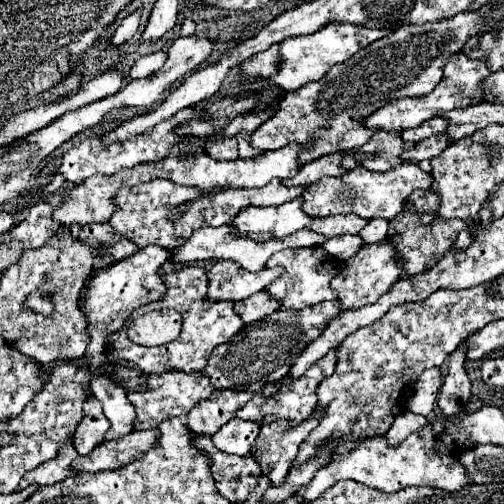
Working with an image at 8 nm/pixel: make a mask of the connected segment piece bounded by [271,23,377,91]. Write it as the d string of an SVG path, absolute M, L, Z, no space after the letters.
M331 23L313 35L289 37L289 39L281 41L281 51L279 51L281 53L281 69L277 75L271 77L271 81L285 91L295 91L295 89L303 87L305 83L319 81L335 63L347 61L359 49L367 47L375 39L377 39L377 29L353 27L349 23Z

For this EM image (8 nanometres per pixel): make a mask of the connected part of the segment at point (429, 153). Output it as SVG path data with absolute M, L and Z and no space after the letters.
M435 135L431 139L423 139L419 143L415 143L411 149L407 149L403 153L403 159L405 161L411 161L411 163L419 163L423 159L433 159L437 157L445 147L447 147L447 135Z

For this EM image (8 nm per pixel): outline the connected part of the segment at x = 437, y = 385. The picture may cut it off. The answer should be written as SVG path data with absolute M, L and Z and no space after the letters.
M435 367L435 369L425 371L419 377L419 381L415 385L415 391L407 401L407 409L427 417L431 413L431 409L433 409L433 403L437 401L439 389L441 389L441 373L439 373L439 369Z

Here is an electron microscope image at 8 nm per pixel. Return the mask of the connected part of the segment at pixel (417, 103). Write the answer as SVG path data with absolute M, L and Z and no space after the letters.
M465 53L451 55L451 59L445 65L445 73L443 73L441 83L431 93L421 95L421 97L405 97L405 99L397 99L393 103L387 103L385 107L375 111L365 121L365 127L375 127L375 129L383 129L383 131L401 131L401 129L409 129L409 127L419 127L421 123L437 117L441 111L451 111L457 107L463 109L473 103L481 103L483 101L481 83L489 75L491 75L491 71L483 59L469 59Z

